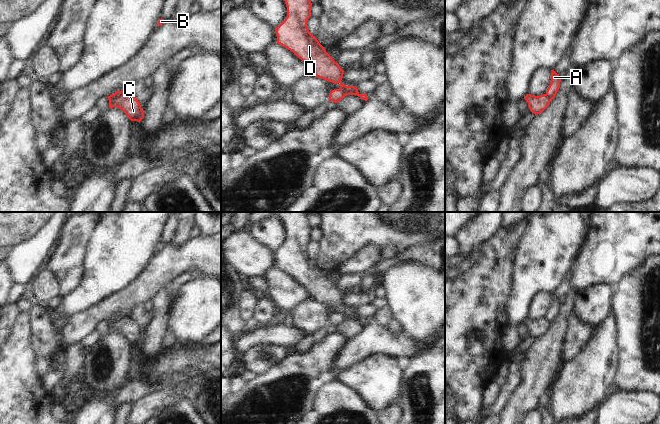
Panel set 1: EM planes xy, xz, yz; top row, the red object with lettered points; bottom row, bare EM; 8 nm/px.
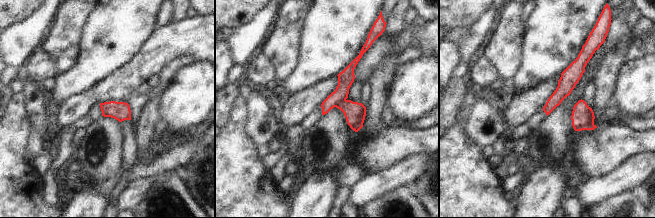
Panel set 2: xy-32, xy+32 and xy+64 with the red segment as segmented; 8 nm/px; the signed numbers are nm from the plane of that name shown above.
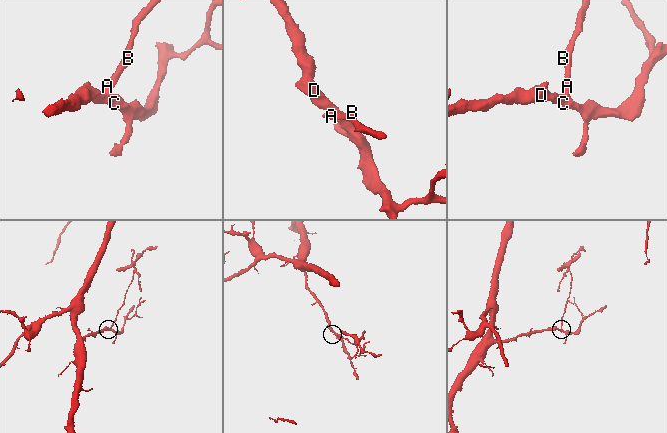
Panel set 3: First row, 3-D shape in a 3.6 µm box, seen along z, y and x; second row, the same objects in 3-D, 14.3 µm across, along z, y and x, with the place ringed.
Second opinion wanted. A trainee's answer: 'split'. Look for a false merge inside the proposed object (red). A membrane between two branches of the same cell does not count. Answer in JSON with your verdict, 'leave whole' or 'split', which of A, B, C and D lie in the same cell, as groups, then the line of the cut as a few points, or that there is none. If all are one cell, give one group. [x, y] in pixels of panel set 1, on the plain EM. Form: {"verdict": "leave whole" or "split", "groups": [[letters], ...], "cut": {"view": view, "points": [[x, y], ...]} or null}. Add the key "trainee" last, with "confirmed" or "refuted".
{"verdict": "split", "groups": [["A", "B"], ["C", "D"]], "cut": {"view": "xy", "points": [[123, 317], [115, 319], [109, 328]]}, "trainee": "confirmed"}

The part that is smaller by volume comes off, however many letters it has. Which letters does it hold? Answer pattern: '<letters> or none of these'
A, B.

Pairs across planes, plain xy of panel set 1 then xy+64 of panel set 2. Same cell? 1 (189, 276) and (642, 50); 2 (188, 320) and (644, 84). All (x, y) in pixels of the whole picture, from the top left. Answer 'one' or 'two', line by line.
1: one
2: one

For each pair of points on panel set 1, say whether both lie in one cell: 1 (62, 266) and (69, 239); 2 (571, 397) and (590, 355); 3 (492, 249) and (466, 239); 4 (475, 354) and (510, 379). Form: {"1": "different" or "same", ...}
{"1": "same", "2": "same", "3": "different", "4": "different"}

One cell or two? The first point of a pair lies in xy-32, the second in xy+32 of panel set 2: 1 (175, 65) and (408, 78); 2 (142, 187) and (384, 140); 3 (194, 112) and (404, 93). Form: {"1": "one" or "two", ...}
{"1": "two", "2": "two", "3": "one"}

